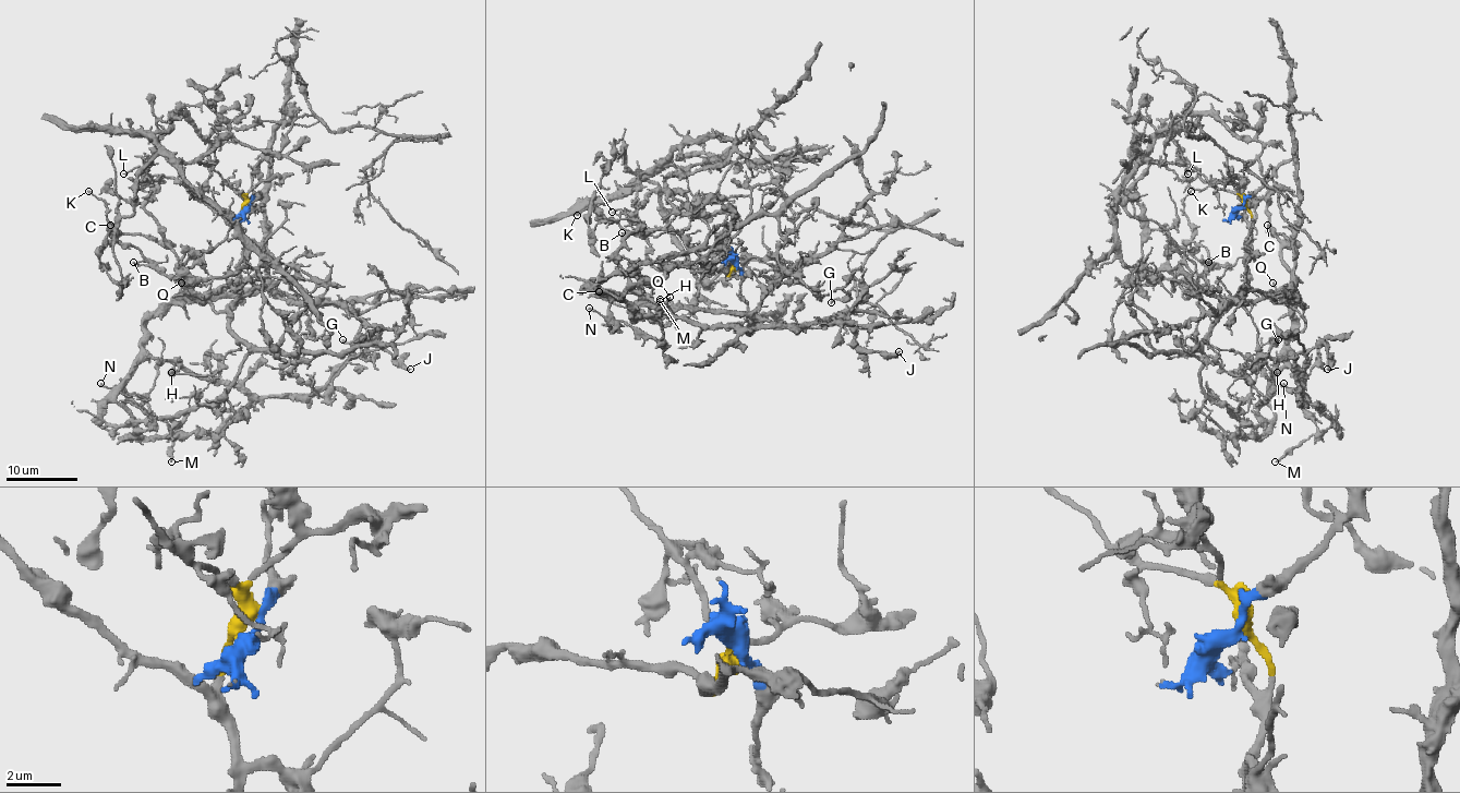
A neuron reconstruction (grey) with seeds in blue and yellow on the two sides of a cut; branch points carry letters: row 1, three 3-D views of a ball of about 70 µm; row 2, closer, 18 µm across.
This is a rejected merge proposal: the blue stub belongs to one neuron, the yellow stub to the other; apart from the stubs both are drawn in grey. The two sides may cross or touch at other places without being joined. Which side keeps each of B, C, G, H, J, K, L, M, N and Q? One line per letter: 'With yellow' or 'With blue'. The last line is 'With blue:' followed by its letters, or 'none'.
B: With yellow
C: With blue
G: With yellow
H: With blue
J: With blue
K: With yellow
L: With yellow
M: With blue
N: With blue
Q: With blue
With blue: C, H, J, M, N, Q

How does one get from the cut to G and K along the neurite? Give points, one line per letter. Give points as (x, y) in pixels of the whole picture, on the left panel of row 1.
G: (244, 208), (230, 327), (257, 347), (291, 356), (289, 373), (321, 395), (360, 350), (342, 339)
K: (244, 208), (239, 217), (239, 296), (216, 311), (117, 240), (106, 203), (87, 190)

